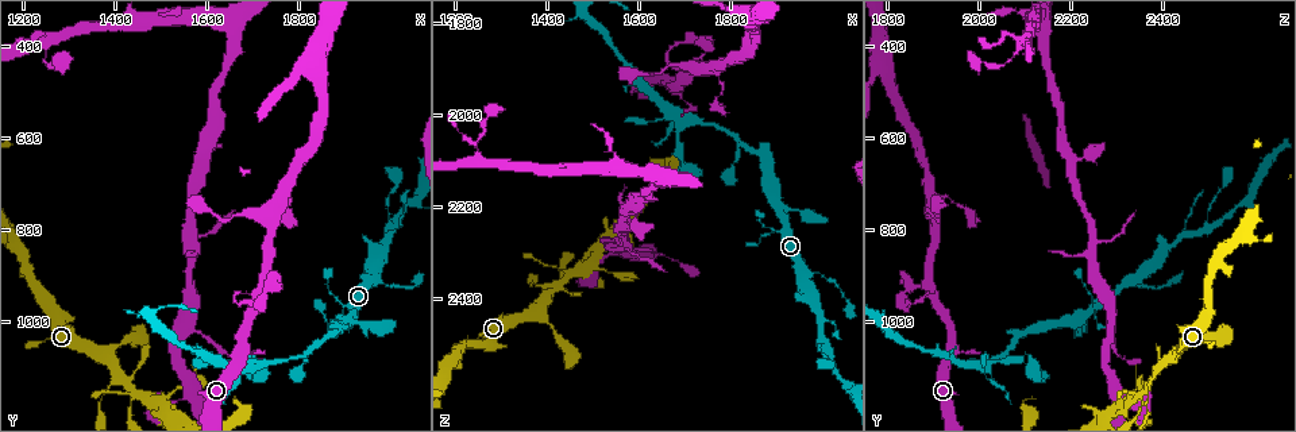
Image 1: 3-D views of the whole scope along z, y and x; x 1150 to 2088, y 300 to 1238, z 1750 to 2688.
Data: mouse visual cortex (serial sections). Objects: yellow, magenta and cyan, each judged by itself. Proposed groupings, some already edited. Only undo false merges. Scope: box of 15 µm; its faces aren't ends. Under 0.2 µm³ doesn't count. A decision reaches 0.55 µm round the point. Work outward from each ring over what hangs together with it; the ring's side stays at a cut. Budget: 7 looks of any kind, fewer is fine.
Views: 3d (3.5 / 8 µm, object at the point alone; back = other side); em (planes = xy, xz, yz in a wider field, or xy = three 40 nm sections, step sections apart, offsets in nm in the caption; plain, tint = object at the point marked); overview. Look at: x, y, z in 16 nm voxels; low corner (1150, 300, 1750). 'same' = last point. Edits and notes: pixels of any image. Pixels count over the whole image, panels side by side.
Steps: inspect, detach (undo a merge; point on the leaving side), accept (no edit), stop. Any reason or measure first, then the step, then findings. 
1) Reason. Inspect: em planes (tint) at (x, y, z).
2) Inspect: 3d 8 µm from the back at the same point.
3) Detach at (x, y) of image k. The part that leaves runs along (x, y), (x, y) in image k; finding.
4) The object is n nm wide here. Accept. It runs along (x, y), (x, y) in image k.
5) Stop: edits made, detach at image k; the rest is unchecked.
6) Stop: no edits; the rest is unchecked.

Calibre changes. Inspect: 3d 3.5 µm at (1725, 920, 1890).

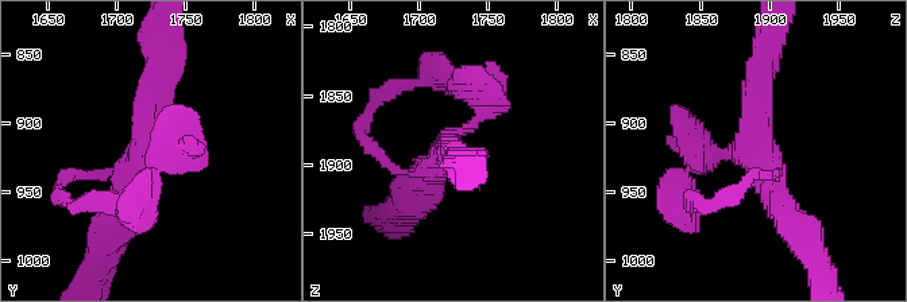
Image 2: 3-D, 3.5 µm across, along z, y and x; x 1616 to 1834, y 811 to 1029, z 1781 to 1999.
Inspect: em planes (tint) at (1720, 918, 1894).

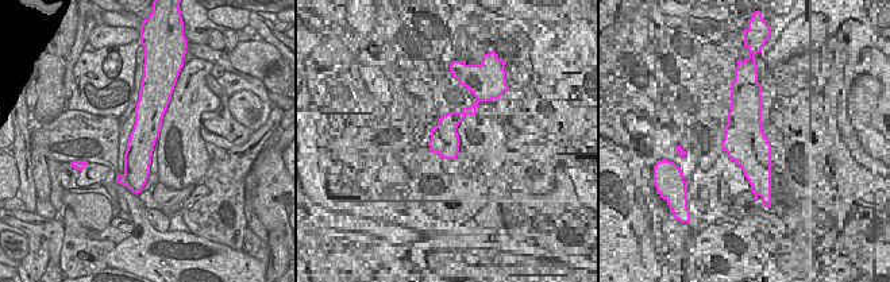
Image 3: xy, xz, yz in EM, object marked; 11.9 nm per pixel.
Accept. It runs along (112, 224), (134, 204), (158, 62) in image 2; one cell here.

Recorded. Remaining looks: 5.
Side arm on a straight run. Inspect: 3d 3.5 µm at (1395, 1095, 2390).

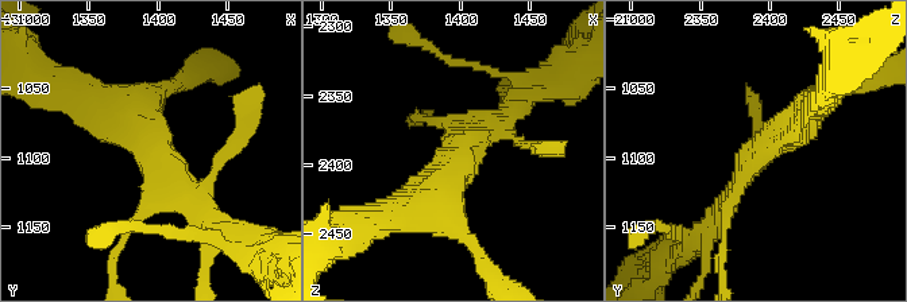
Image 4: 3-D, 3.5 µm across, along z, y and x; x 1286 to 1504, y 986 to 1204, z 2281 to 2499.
Shape alone is not enough. Inspect: em xy step 3 (tint) at (1400, 1102, 2390).

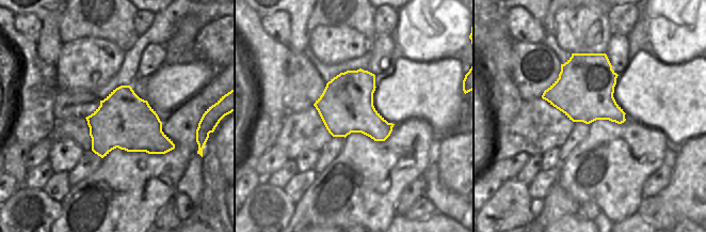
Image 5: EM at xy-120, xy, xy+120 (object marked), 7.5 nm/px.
Another direction. Inspect: em planes (tint) at the same point.

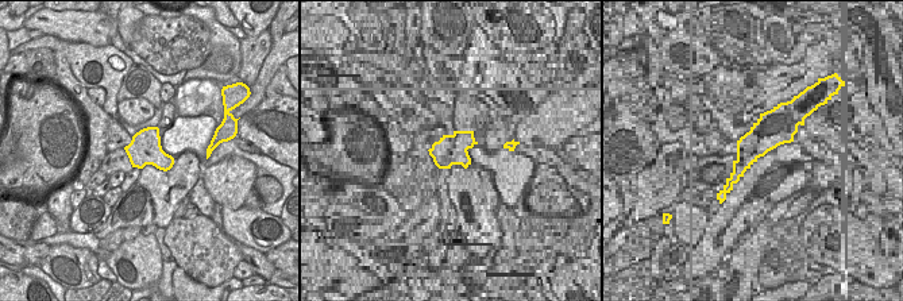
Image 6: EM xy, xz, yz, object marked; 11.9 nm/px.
Accept. It runs along (813, 107), (753, 157), (713, 223) in image 4; one cell here.

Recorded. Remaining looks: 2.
Stop: no edits; the rest is unchecked.

